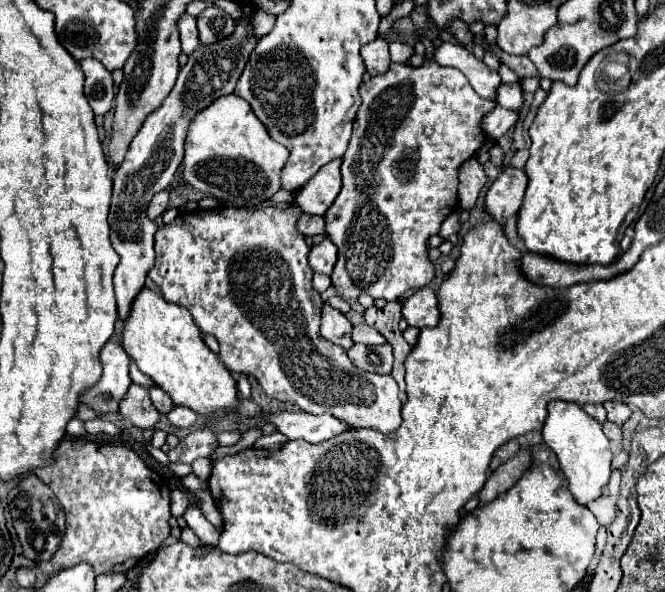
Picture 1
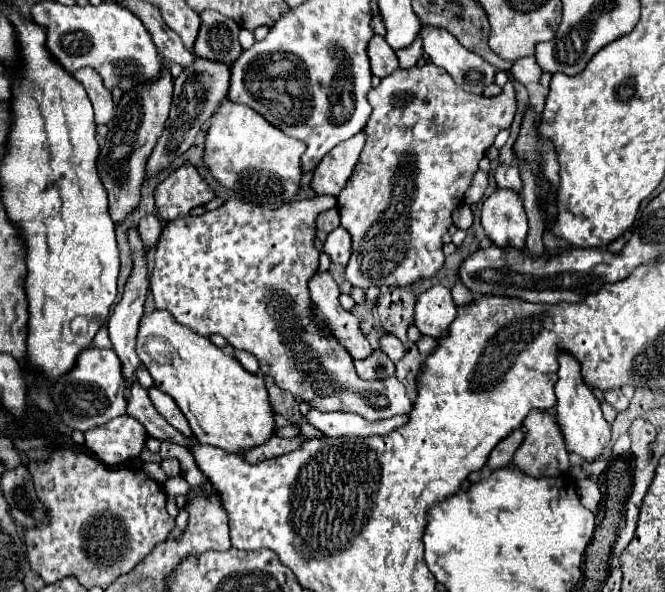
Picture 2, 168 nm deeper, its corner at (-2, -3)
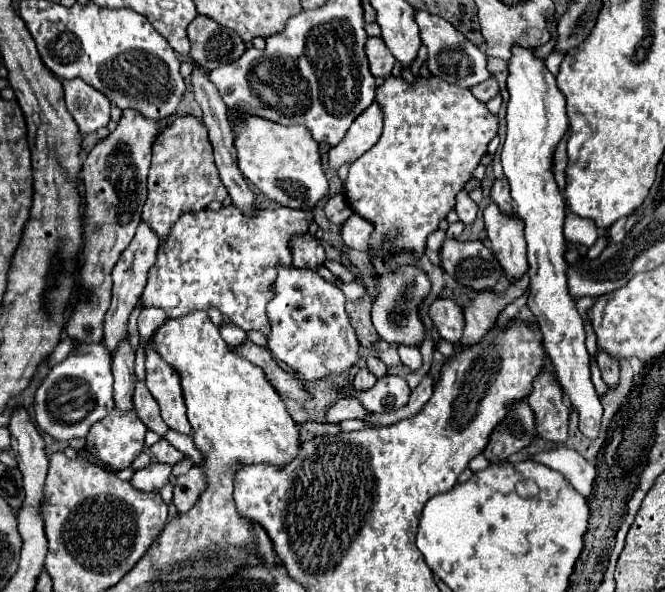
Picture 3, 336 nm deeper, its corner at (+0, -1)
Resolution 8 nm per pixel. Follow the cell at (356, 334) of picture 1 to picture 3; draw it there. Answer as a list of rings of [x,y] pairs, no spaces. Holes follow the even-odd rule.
[[[398,345],[398,351],[400,351],[400,361],[402,361],[402,365],[410,367],[412,371],[416,371],[416,369],[422,365],[422,355],[420,355],[418,347]]]

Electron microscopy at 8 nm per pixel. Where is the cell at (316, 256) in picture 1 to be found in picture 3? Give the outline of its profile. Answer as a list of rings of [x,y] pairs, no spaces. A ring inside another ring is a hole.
[[[356,213],[340,227],[340,239],[348,249],[368,251],[368,237],[372,233],[372,225],[358,217]]]

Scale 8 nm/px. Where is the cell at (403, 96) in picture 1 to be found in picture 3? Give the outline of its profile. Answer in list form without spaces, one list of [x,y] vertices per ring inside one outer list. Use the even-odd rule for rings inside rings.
[[[388,75],[388,77],[384,79],[384,85],[376,87],[376,103],[380,105],[382,115],[384,115],[384,129],[382,129],[382,135],[380,135],[378,143],[376,143],[370,151],[366,151],[362,157],[358,157],[358,159],[350,165],[348,179],[346,179],[346,185],[344,185],[344,197],[346,197],[346,201],[348,201],[348,205],[352,207],[354,213],[360,213],[360,217],[364,217],[366,221],[372,221],[374,231],[372,231],[372,241],[370,241],[368,261],[374,261],[374,259],[378,257],[378,253],[380,253],[380,255],[386,255],[386,261],[390,261],[392,255],[394,255],[392,251],[408,251],[408,253],[412,253],[414,257],[420,259],[420,257],[424,255],[424,251],[426,251],[426,239],[428,239],[428,235],[434,233],[434,231],[438,231],[440,221],[446,219],[446,215],[454,209],[454,203],[456,203],[454,199],[456,199],[456,195],[464,189],[466,181],[472,179],[474,169],[480,165],[480,159],[486,155],[488,143],[498,135],[498,115],[490,113],[488,107],[486,107],[486,103],[476,101],[476,97],[472,97],[472,93],[470,93],[469,89],[456,87],[456,85],[452,85],[452,83],[446,83],[446,81],[442,81],[442,79],[434,77],[434,75],[430,75],[430,77],[424,77],[424,75],[414,77],[412,83],[408,83],[404,77]]]

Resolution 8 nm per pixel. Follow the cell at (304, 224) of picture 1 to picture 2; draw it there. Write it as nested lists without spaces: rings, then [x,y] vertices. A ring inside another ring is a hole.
[[[336,207],[320,213],[318,219],[316,219],[316,227],[318,227],[320,231],[326,231],[326,233],[334,231],[338,225],[340,225],[340,215],[338,215],[338,209],[336,209]]]

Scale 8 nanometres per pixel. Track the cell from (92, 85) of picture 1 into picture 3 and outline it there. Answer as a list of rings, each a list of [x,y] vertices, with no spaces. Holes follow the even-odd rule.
[[[64,79],[62,85],[66,93],[66,107],[82,133],[90,133],[108,125],[110,101],[98,89],[92,89],[92,85],[80,79]]]

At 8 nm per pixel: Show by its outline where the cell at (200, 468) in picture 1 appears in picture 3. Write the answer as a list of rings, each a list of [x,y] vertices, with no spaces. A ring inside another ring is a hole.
[[[138,381],[136,389],[134,389],[134,411],[138,413],[138,417],[142,419],[142,423],[150,431],[154,431],[160,437],[164,437],[164,433],[168,431],[168,427],[166,427],[166,423],[160,417],[160,409],[158,409],[156,399],[150,395],[148,387],[142,381]]]

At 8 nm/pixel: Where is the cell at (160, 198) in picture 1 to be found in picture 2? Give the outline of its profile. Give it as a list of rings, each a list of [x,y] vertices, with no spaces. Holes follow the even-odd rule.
[[[146,215],[140,219],[140,225],[138,225],[138,233],[140,233],[140,239],[144,241],[144,247],[146,251],[154,249],[158,239],[160,239],[160,233],[162,233],[162,223],[156,215]]]

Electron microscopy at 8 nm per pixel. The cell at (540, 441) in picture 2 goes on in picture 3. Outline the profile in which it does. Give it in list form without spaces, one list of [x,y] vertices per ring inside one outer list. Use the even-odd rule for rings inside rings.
[[[544,369],[534,381],[528,405],[536,417],[536,435],[544,441],[564,443],[568,437],[568,403],[550,369]]]

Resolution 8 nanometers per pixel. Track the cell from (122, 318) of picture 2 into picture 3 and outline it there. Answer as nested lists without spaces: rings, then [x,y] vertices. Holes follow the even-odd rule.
[[[124,337],[120,345],[116,347],[114,361],[112,361],[112,373],[114,373],[114,401],[118,409],[132,409],[132,393],[136,385],[134,375],[134,347],[130,345],[130,339]]]

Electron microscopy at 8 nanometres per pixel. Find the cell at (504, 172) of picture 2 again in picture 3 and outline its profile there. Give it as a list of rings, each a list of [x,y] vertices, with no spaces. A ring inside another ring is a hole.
[[[496,179],[492,187],[492,201],[504,211],[504,213],[514,213],[514,201],[510,197],[510,185],[506,179]]]

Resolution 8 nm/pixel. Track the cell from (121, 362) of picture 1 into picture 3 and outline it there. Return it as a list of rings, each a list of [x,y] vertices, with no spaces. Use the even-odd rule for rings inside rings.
[[[104,341],[98,343],[84,343],[78,345],[62,363],[54,365],[40,385],[34,401],[36,409],[36,421],[38,425],[52,435],[54,439],[74,439],[74,437],[86,437],[88,429],[106,417],[114,409],[114,391],[112,391],[112,355],[108,349],[104,349]]]

